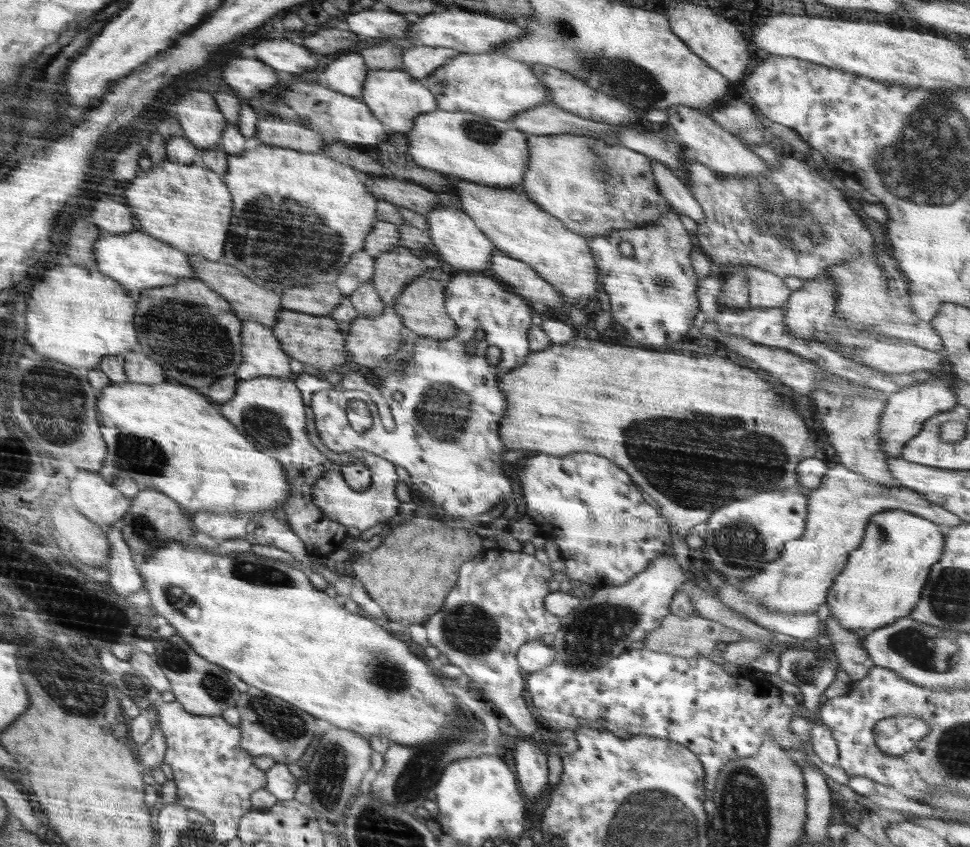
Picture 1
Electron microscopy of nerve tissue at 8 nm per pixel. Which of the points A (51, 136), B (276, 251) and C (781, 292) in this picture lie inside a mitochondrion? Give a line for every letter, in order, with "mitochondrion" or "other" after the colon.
A: other
B: mitochondrion
C: other

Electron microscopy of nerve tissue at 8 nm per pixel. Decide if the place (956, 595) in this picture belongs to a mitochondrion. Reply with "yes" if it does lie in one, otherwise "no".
yes

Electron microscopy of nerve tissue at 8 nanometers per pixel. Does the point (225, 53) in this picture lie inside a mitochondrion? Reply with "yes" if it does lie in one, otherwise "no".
no

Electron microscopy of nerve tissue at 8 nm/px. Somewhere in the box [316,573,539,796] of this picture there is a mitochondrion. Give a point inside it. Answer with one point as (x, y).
(468, 628)

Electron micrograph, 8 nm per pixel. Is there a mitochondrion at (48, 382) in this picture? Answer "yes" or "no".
yes

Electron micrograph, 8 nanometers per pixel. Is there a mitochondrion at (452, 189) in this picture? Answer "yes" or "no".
no

